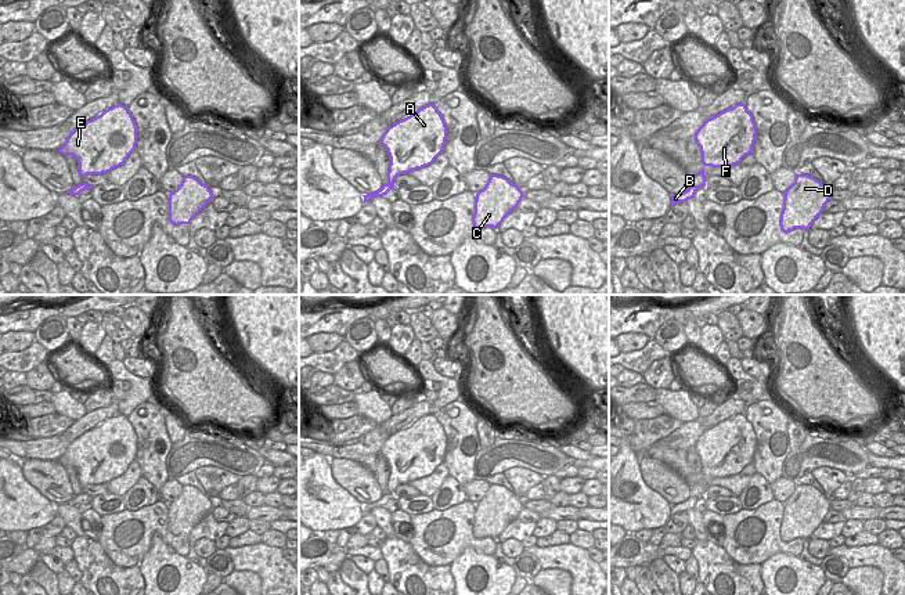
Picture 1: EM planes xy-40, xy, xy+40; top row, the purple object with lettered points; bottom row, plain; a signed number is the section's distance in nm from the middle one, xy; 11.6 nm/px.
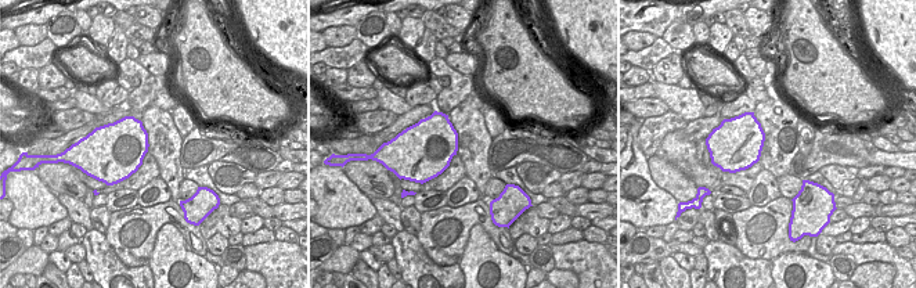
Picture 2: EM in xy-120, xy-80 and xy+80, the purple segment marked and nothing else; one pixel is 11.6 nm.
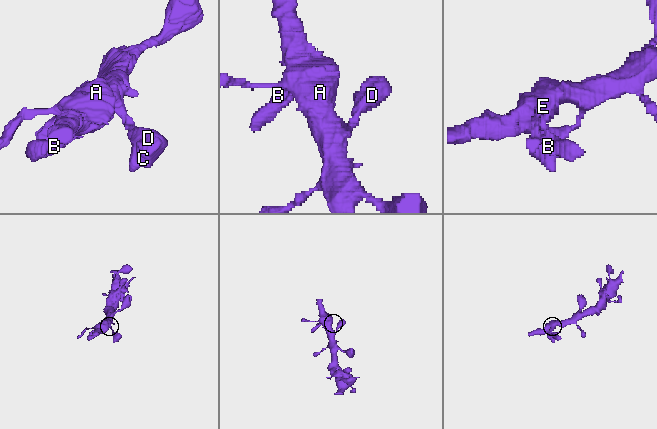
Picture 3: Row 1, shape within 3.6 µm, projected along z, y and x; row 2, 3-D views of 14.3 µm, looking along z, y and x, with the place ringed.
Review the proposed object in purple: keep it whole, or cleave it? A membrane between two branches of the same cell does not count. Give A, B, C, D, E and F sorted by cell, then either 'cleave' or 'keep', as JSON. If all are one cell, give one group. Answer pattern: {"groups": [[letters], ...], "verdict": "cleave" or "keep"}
{"groups": [["A", "B", "C", "D", "E", "F"]], "verdict": "keep"}

